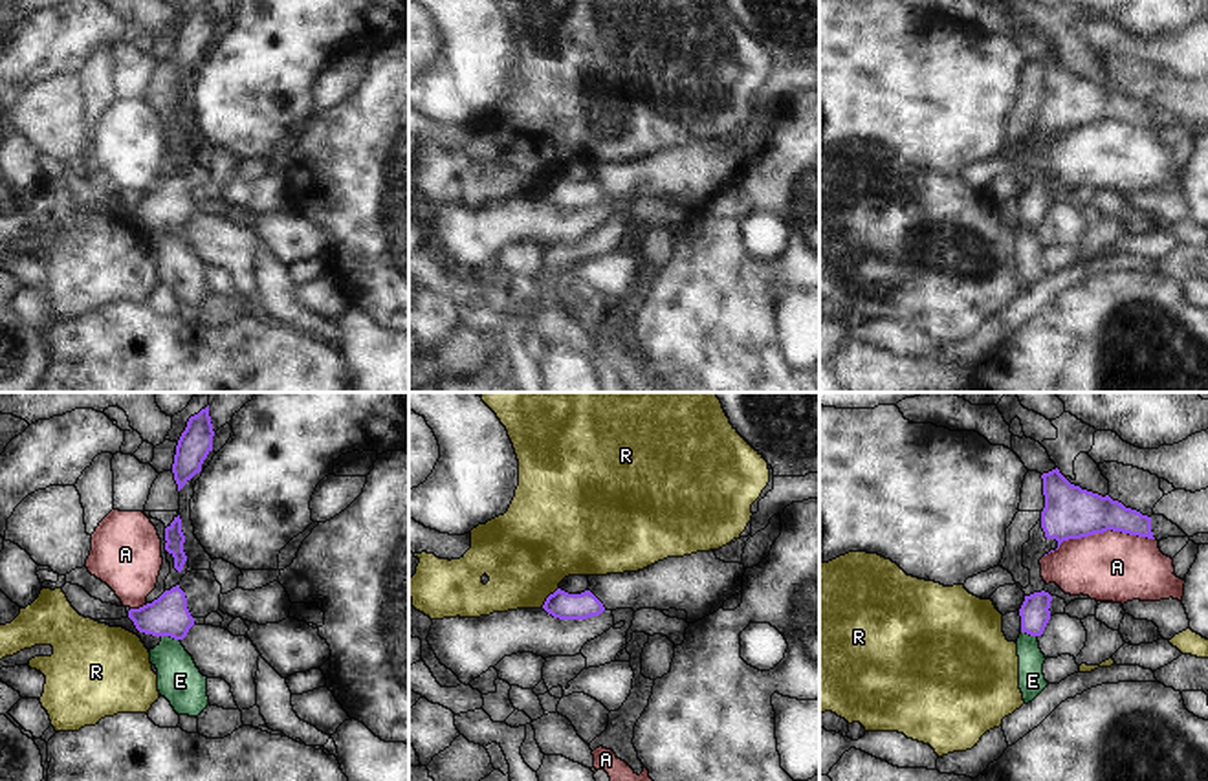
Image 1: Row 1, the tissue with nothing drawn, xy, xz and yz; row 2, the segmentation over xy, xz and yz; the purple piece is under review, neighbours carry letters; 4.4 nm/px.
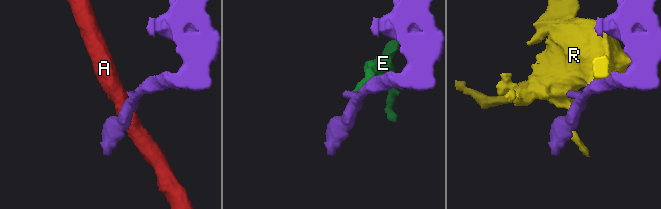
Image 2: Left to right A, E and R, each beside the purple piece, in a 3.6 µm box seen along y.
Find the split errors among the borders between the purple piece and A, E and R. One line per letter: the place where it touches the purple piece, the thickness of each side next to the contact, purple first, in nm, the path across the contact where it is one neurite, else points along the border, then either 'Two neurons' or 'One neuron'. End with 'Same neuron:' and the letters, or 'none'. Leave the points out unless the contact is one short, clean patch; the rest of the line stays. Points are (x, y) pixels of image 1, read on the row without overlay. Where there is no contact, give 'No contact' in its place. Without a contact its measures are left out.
A: Touches purple at yz (1098, 121). Thickness 220 nm (purple) against 300 nm. Two neurons
E: Touches purple at xy (171, 226). Thickness 180 nm (purple) against 190 nm. Path across: xy (165, 206), (171, 211), (171, 226), (171, 250), (180, 270). One neuron
R: Touches purple at xz (547, 187). Thickness 120 nm (purple) against 400 nm. Two neurons
Same neuron: E

